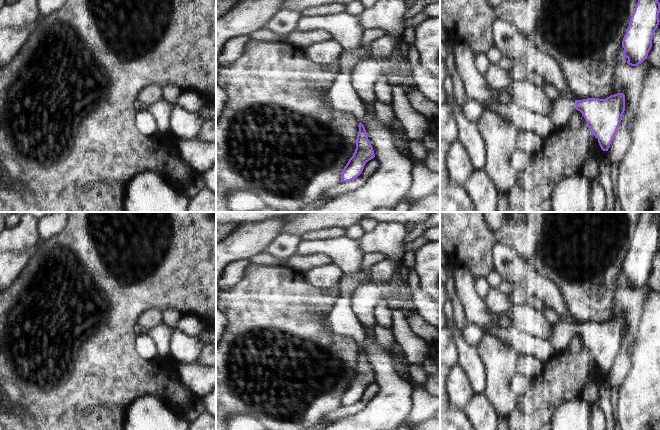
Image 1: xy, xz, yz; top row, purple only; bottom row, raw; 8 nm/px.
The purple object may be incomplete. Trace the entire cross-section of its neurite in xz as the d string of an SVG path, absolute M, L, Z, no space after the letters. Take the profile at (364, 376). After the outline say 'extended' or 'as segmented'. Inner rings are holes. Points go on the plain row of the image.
M361 270L353 274L342 275L338 287L340 296L327 315L333 334L352 337L359 346L359 356L356 363L356 373L341 397L341 406L349 406L357 402L365 388L375 381L373 371L362 348L367 335L364 327L352 313L350 297L355 288L369 280L369 270Z; extended

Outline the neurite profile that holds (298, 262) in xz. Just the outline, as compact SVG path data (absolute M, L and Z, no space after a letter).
M296 253L287 260L284 260L285 266L300 272L330 263L332 263L332 260L325 254L300 255Z

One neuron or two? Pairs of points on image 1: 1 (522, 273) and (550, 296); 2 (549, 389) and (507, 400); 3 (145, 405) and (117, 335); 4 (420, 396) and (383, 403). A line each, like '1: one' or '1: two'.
1: one
2: two
3: two
4: two

